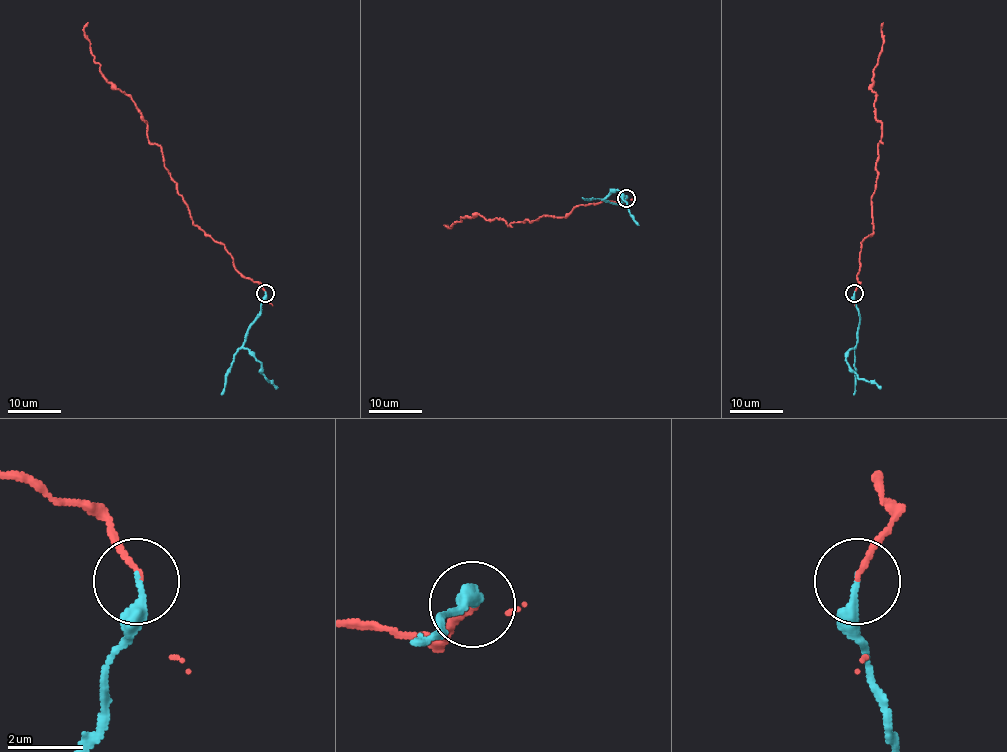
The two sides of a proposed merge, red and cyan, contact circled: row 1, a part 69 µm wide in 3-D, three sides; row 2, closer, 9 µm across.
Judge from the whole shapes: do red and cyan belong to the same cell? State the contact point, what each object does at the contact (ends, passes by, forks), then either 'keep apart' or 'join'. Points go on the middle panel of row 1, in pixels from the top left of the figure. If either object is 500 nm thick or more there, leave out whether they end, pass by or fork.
place (626, 198); red ends; cyan ends; keep apart

